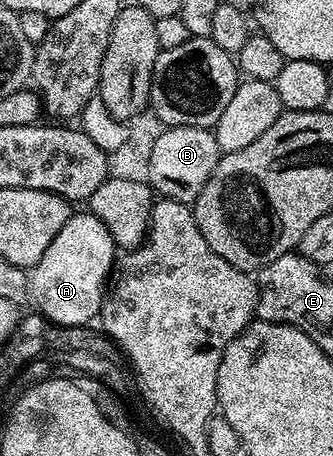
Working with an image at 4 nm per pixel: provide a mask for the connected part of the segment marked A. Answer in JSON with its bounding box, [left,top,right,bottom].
[29,211,117,325]

